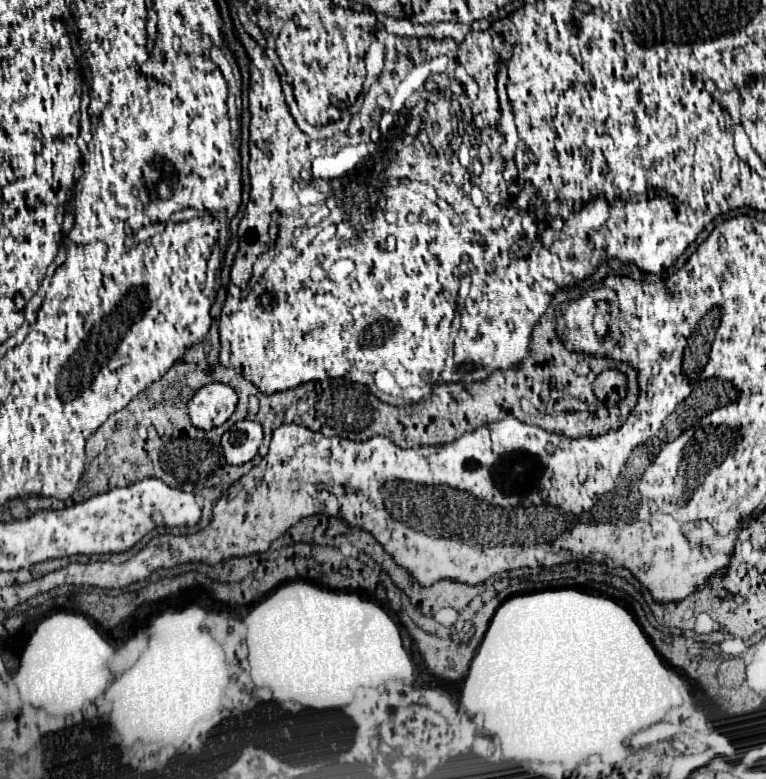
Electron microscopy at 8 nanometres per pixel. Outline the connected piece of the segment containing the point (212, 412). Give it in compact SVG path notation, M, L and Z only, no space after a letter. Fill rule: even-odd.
M209 383L201 387L187 403L191 423L199 429L213 429L223 425L237 407L237 393L223 383Z

